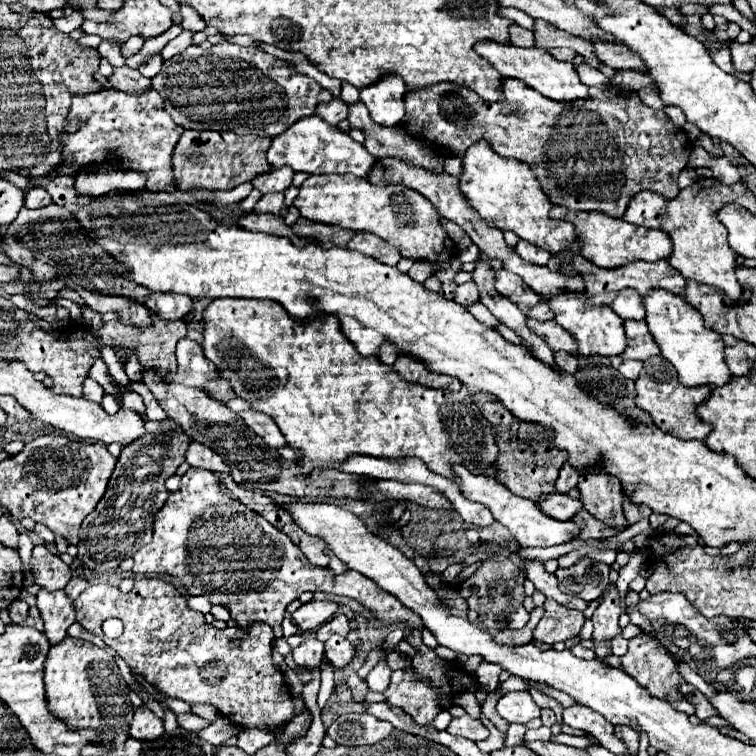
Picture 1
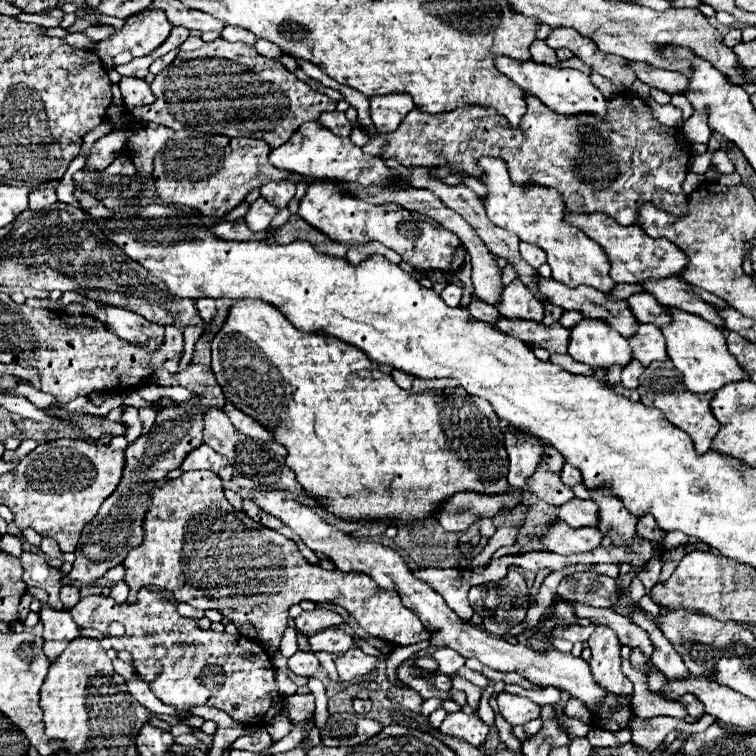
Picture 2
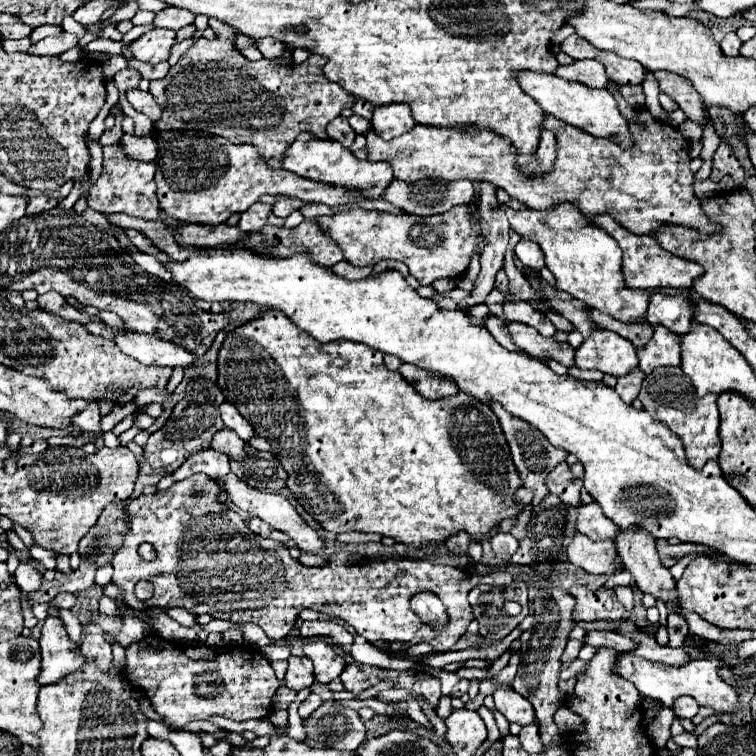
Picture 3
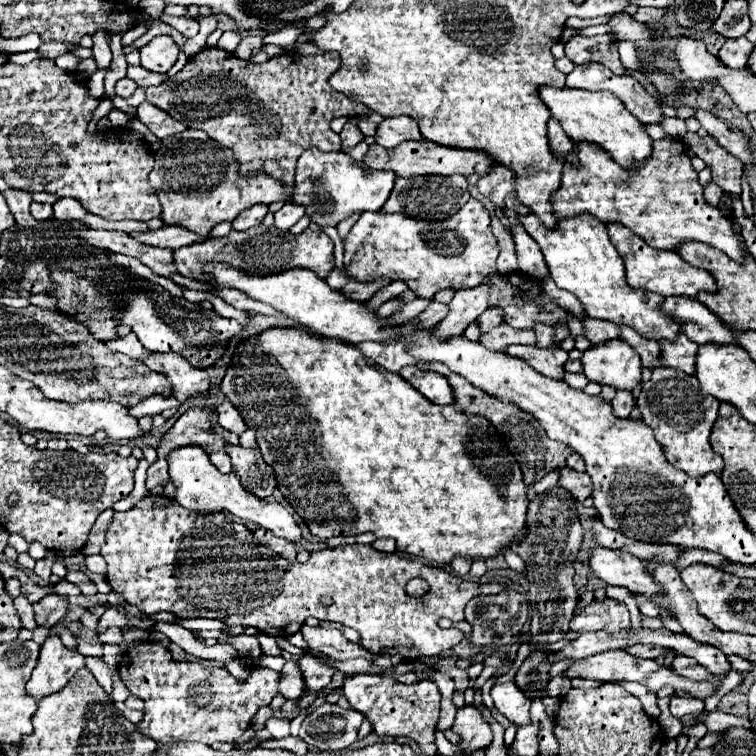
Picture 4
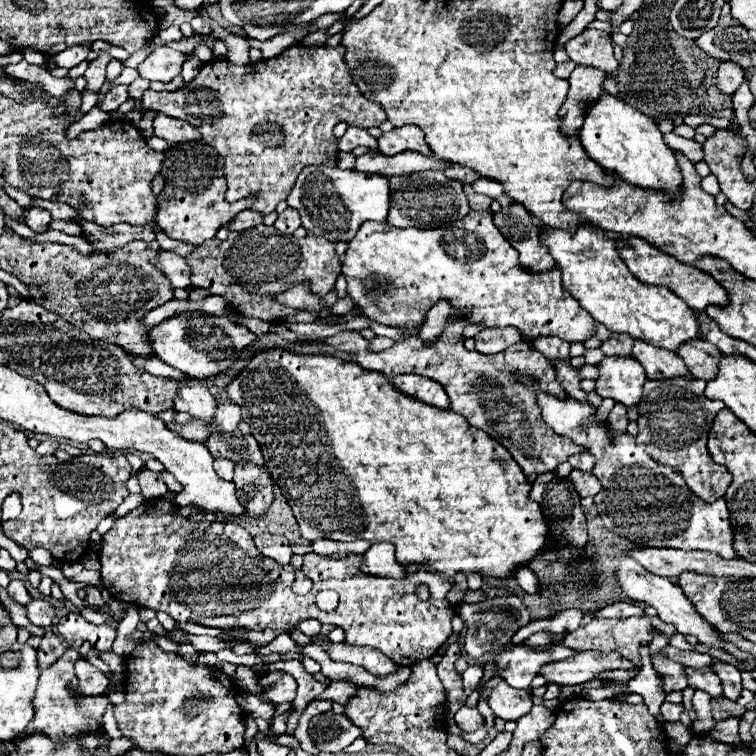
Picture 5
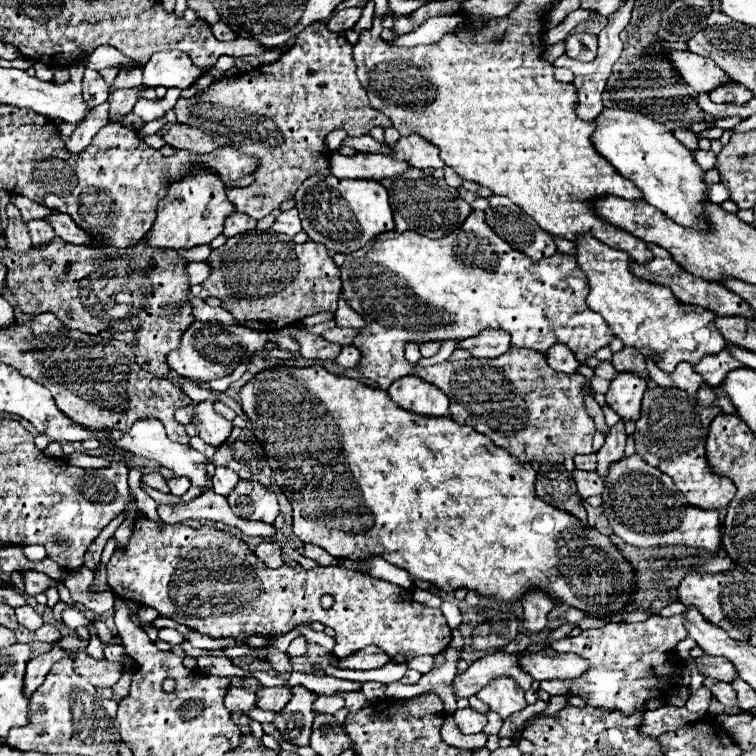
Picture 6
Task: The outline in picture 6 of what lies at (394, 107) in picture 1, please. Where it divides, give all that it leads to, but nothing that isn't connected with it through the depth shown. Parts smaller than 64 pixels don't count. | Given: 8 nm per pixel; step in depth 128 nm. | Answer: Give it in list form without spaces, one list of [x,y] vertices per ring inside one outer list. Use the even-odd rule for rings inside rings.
[[[418,134],[412,136],[402,136],[394,146],[392,146],[392,156],[396,160],[408,162],[410,168],[444,168],[444,162],[440,160],[440,150],[432,146],[426,140],[420,140]]]

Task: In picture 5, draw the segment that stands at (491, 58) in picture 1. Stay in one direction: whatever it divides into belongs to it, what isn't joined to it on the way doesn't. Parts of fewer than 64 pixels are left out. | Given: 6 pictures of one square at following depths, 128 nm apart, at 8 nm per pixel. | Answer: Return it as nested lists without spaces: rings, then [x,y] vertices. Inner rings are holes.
[[[602,94],[602,98],[588,108],[588,116],[584,118],[584,126],[578,136],[590,158],[606,170],[612,170],[624,182],[644,190],[666,192],[670,198],[680,196],[682,172],[678,168],[674,150],[666,144],[654,118],[638,112],[630,104],[624,104],[616,96]]]

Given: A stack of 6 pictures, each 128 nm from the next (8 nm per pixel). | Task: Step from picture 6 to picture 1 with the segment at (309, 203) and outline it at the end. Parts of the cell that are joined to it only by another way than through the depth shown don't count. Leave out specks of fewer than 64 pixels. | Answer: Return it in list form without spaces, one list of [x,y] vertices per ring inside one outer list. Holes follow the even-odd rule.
[[[306,116],[292,124],[284,134],[272,138],[268,162],[274,168],[290,166],[294,172],[306,174],[354,174],[358,178],[368,178],[376,156],[372,156],[362,144],[354,142],[338,126],[332,126],[318,116]]]

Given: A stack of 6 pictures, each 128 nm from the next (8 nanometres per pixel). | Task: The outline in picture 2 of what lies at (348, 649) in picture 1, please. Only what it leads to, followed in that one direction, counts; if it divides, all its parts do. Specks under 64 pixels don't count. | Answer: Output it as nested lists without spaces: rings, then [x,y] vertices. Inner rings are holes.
[[[350,648],[342,658],[336,658],[338,674],[344,682],[364,678],[378,670],[378,660],[374,656],[364,654],[360,648]]]

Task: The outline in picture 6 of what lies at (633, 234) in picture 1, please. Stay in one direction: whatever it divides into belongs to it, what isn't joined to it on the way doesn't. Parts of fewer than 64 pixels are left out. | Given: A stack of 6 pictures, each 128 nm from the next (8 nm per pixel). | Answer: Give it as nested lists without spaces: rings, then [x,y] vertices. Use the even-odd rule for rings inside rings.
[[[648,244],[648,248],[654,252],[654,260],[650,260],[648,264],[638,264],[638,262],[632,262],[632,274],[642,278],[642,280],[648,280],[652,284],[660,284],[660,286],[666,286],[672,290],[674,298],[680,302],[680,304],[690,304],[690,306],[700,306],[704,310],[710,310],[718,316],[742,316],[742,318],[752,318],[752,308],[740,298],[736,296],[734,292],[730,292],[728,288],[724,288],[722,284],[714,284],[714,282],[706,282],[702,278],[696,278],[692,274],[688,274],[684,268],[680,268],[664,248],[656,246],[656,244]]]

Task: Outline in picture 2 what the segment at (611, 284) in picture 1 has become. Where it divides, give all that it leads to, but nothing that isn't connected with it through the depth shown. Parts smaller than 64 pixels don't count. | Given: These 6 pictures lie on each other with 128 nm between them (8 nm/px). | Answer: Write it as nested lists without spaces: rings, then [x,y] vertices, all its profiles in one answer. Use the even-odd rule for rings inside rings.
[[[672,276],[672,278],[662,278],[662,280],[648,280],[642,286],[646,288],[646,292],[654,294],[660,304],[670,306],[670,308],[680,308],[684,312],[702,316],[704,320],[718,326],[726,334],[724,322],[718,316],[718,308],[704,302],[700,296],[696,296],[692,292],[692,288],[682,278]]]

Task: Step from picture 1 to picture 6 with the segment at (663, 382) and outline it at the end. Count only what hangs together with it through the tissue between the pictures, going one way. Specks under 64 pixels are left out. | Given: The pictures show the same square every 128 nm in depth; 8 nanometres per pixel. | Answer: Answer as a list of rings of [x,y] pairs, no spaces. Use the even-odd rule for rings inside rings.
[[[710,386],[700,388],[698,402],[678,388],[648,388],[642,402],[642,416],[636,422],[634,440],[636,454],[650,466],[668,474],[676,488],[686,496],[688,504],[700,510],[718,510],[720,524],[724,524],[728,504],[736,494],[736,486],[732,480],[712,474],[706,462],[706,436],[710,422],[718,416],[718,412],[720,408],[716,406],[716,394]]]

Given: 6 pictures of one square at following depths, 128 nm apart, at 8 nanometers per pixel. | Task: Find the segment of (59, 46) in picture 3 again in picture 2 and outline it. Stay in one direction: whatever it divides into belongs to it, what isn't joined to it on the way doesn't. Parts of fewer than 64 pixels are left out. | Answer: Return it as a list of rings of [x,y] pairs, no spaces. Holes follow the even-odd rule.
[[[78,32],[78,34],[68,34],[68,36],[64,38],[64,42],[68,42],[68,44],[74,46],[74,48],[88,48],[88,50],[94,50],[94,48],[96,48],[96,42],[88,40],[82,32]]]

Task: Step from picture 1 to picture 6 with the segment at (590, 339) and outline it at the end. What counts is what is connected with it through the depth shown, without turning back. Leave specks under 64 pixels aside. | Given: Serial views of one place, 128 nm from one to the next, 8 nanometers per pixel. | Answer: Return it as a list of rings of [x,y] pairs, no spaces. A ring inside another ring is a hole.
[[[622,372],[612,380],[610,390],[606,394],[606,402],[622,420],[636,422],[640,418],[640,406],[646,388],[648,386],[640,376]]]

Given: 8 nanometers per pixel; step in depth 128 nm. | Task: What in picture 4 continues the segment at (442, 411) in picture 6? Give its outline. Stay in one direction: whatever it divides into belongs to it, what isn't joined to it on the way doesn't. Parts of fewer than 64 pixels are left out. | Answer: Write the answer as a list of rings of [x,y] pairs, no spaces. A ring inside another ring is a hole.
[[[408,366],[408,368],[402,368],[402,370],[400,370],[400,376],[402,376],[412,388],[416,388],[422,396],[426,396],[426,398],[428,398],[430,402],[434,402],[434,404],[446,406],[446,404],[452,404],[452,402],[454,402],[454,398],[452,398],[452,388],[448,386],[448,380],[446,380],[442,374],[426,372],[426,370]]]

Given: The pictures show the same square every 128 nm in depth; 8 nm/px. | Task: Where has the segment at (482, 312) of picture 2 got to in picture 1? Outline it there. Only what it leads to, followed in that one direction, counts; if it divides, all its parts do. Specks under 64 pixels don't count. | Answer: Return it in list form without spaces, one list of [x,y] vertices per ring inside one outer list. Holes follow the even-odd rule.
[[[470,280],[466,284],[460,284],[456,288],[456,298],[454,298],[460,306],[470,306],[470,304],[476,304],[480,300],[480,292],[476,288],[476,284]]]

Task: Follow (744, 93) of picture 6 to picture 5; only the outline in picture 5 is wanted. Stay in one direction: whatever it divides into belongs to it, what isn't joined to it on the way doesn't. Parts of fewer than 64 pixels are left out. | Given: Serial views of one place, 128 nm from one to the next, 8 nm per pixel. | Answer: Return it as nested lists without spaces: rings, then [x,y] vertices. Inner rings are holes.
[[[720,64],[716,72],[716,88],[722,94],[734,96],[738,86],[744,82],[744,72],[738,68],[738,64]]]

